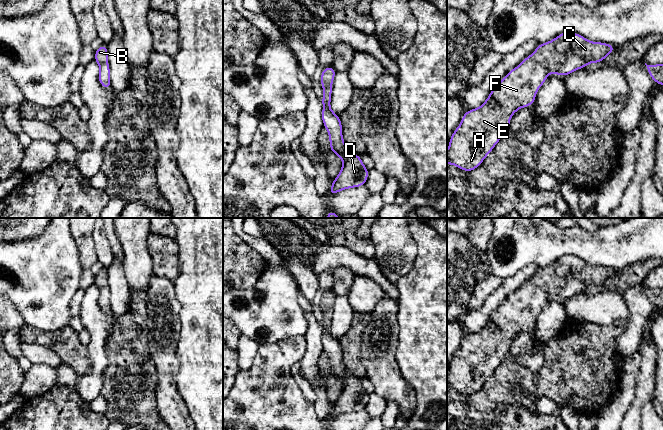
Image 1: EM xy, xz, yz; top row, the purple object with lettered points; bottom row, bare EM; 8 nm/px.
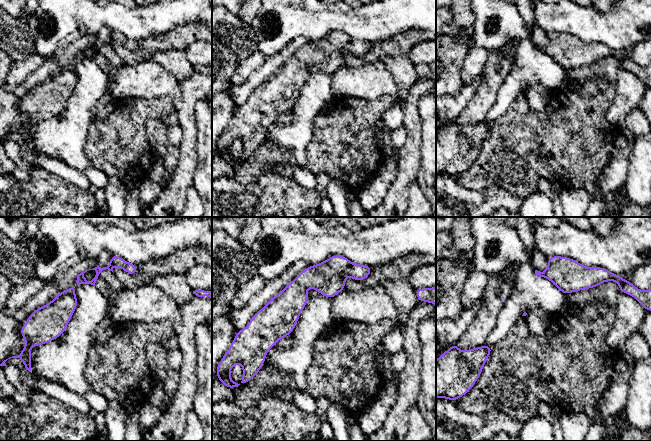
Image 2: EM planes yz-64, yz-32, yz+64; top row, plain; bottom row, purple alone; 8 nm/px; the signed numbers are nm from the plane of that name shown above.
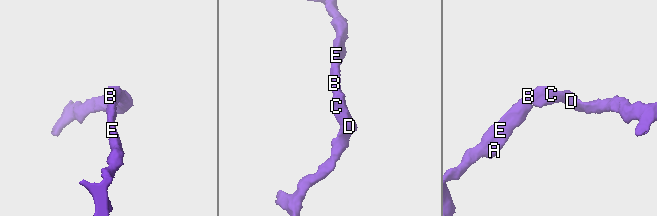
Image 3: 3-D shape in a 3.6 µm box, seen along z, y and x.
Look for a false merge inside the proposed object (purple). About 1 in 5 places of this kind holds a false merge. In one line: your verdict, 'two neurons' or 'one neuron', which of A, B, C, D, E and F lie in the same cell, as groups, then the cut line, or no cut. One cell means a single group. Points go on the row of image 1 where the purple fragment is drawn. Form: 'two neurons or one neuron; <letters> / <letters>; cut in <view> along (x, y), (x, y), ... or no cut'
one neuron; A B C D E F; no cut

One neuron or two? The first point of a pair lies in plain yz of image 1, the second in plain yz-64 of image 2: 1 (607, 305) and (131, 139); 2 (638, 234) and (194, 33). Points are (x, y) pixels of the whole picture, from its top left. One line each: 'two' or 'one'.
1: two
2: two

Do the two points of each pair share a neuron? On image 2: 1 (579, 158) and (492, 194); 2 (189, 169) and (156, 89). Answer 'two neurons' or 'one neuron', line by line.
1: two neurons
2: one neuron

